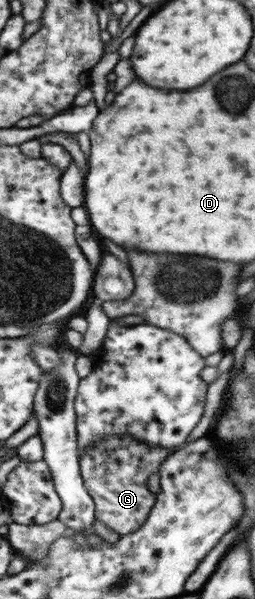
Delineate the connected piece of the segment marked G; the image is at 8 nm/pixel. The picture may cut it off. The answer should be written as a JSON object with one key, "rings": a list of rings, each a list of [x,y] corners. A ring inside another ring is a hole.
{"rings":[[[109,435],[91,449],[78,449],[80,472],[85,489],[93,498],[96,519],[121,535],[139,530],[156,498],[147,487],[147,480],[151,474],[159,473],[163,460],[177,447],[151,447],[127,435]]]}

